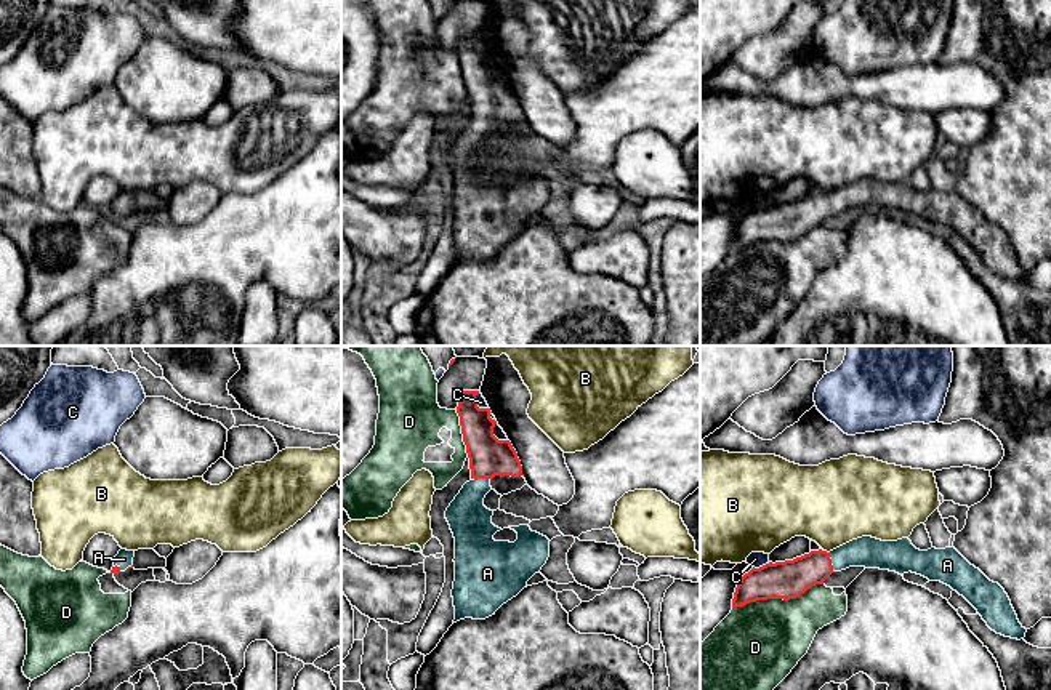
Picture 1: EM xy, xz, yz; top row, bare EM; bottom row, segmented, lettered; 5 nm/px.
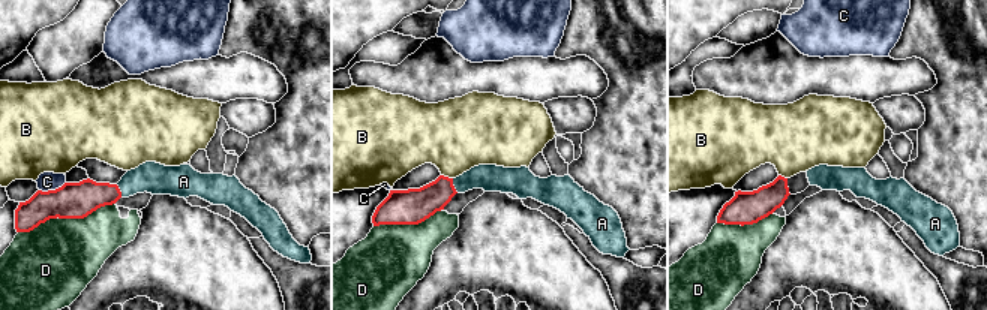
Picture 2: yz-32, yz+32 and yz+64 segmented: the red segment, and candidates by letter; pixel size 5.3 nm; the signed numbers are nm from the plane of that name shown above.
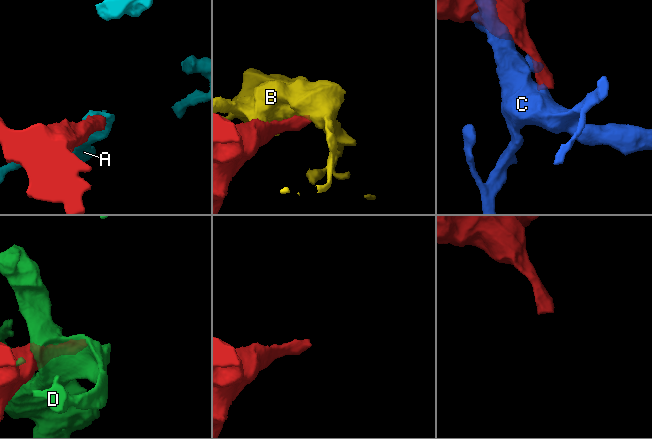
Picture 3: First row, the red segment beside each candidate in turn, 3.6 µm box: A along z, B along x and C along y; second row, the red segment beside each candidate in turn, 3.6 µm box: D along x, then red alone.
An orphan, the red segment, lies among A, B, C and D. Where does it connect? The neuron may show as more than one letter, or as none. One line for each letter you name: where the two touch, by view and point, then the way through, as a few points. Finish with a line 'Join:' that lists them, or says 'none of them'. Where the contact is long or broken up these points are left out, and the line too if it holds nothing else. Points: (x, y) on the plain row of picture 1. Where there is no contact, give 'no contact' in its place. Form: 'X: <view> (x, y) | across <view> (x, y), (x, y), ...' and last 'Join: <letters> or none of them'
A: yz (830, 204) | across yz (787, 221), (830, 204), (856, 194), (870, 194)
Join: A

